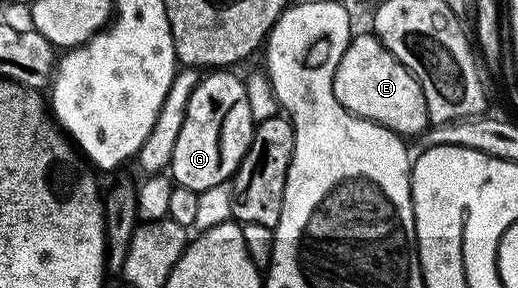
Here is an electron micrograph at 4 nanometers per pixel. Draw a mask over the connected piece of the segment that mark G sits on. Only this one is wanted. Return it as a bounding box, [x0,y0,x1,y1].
[170,68,254,192]

